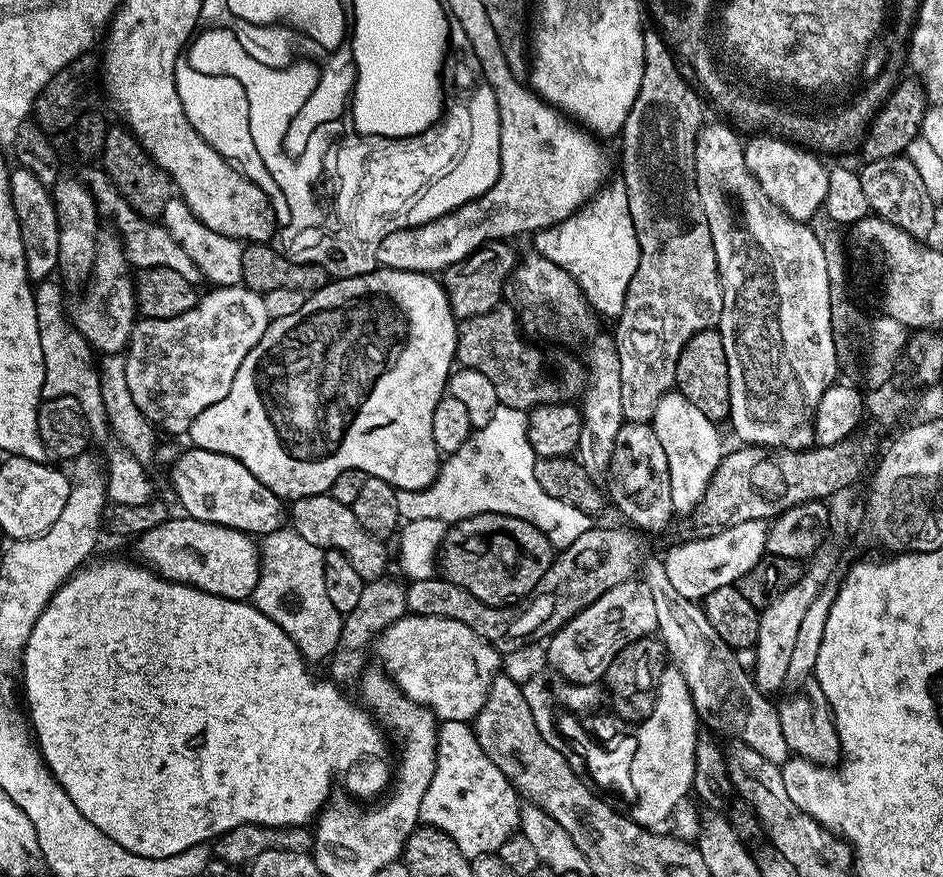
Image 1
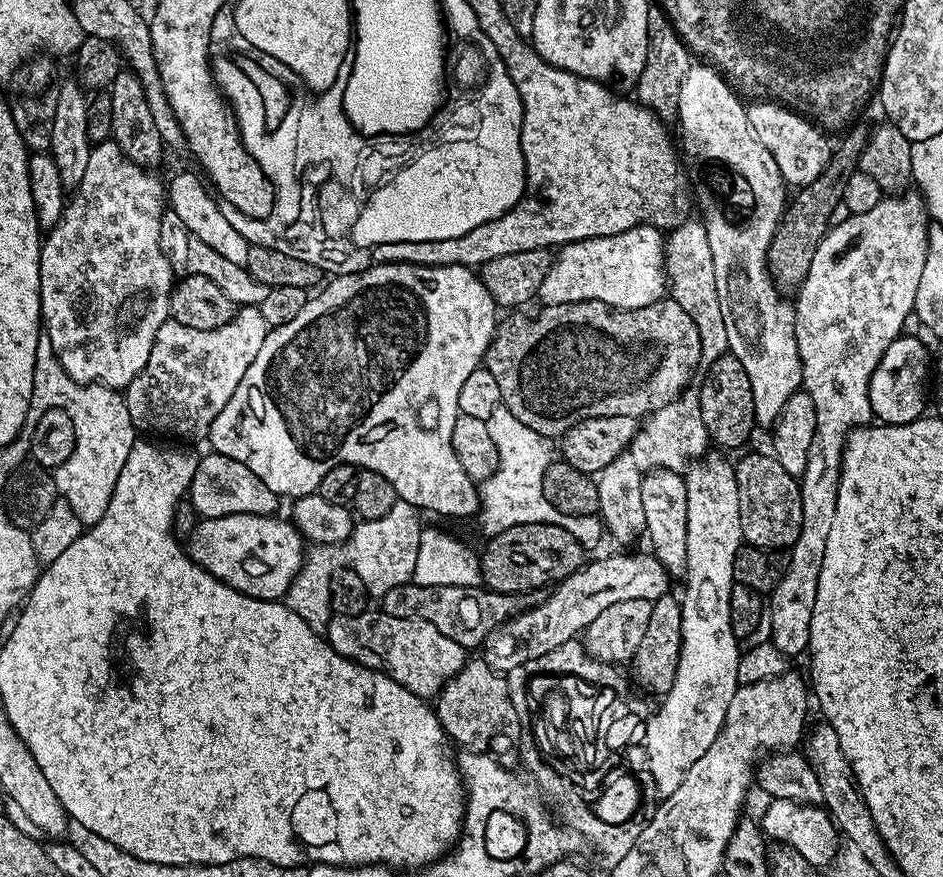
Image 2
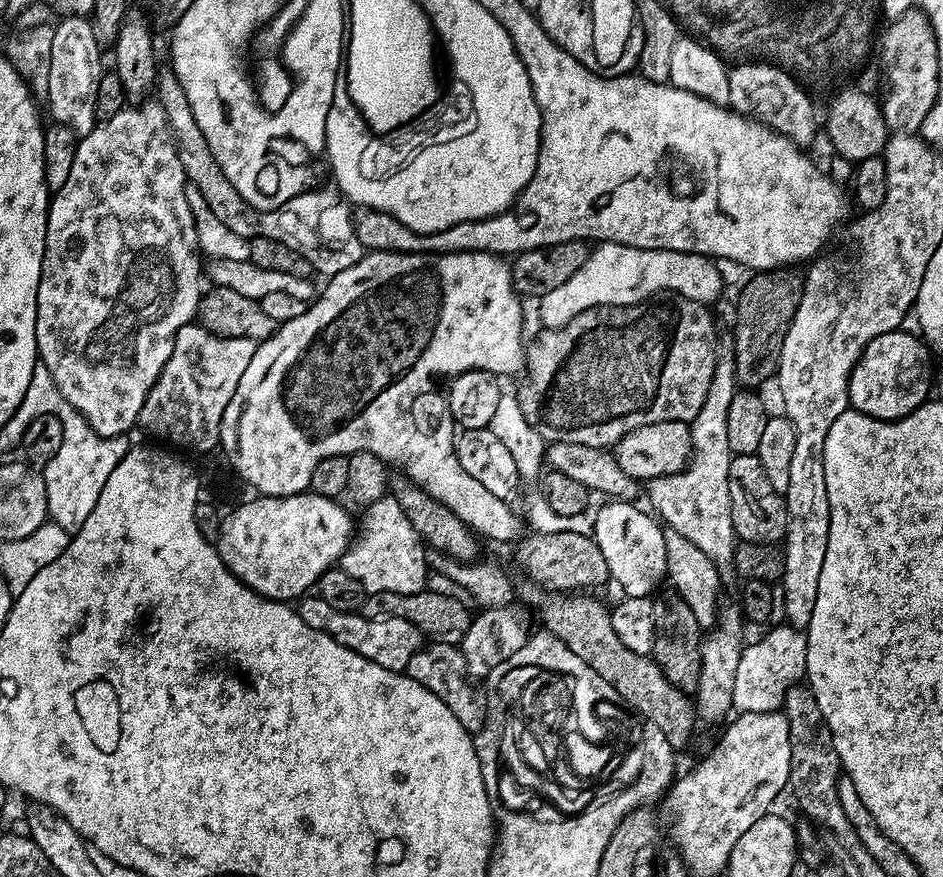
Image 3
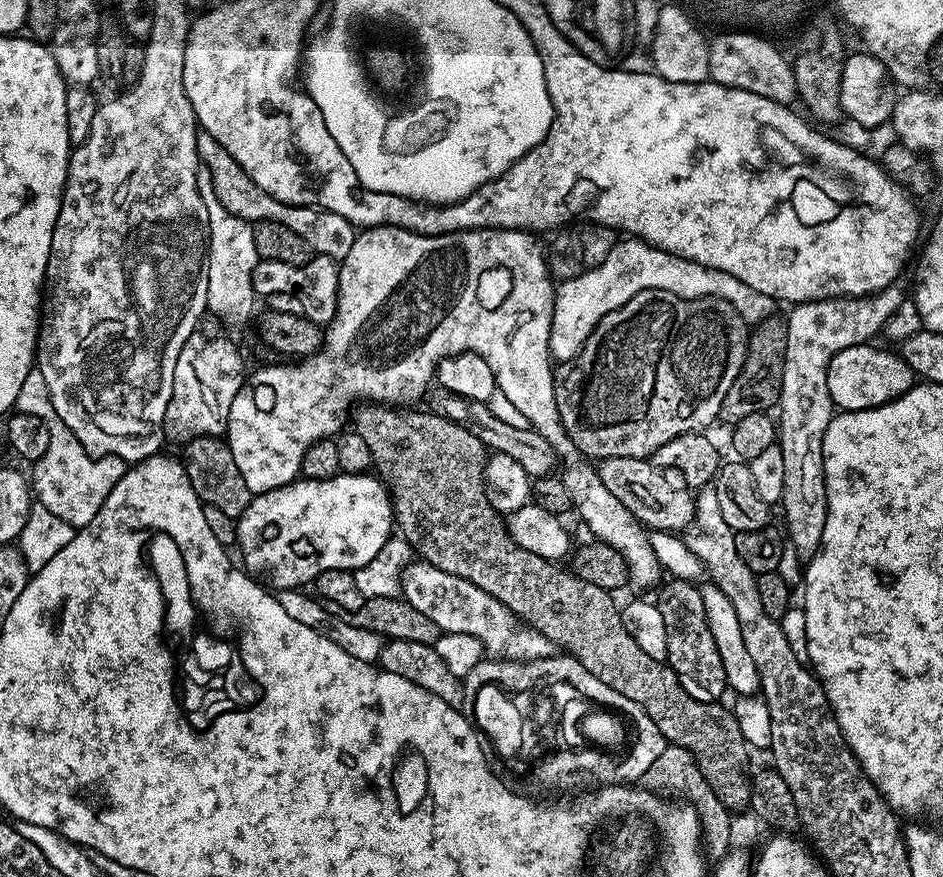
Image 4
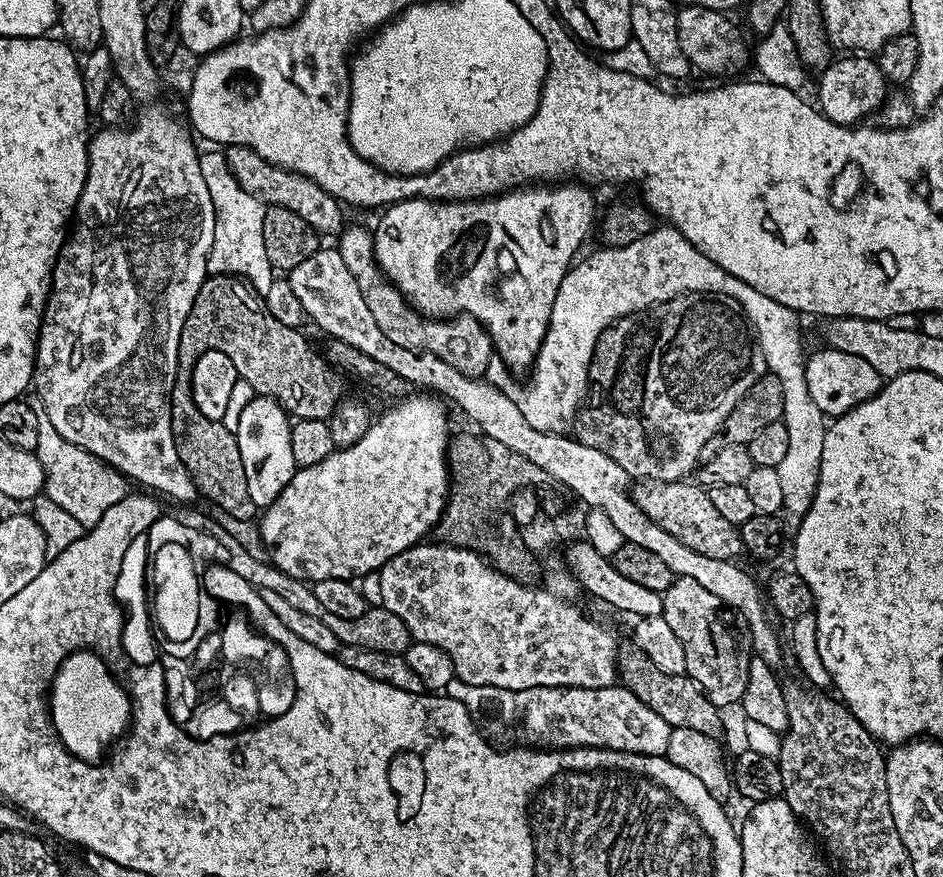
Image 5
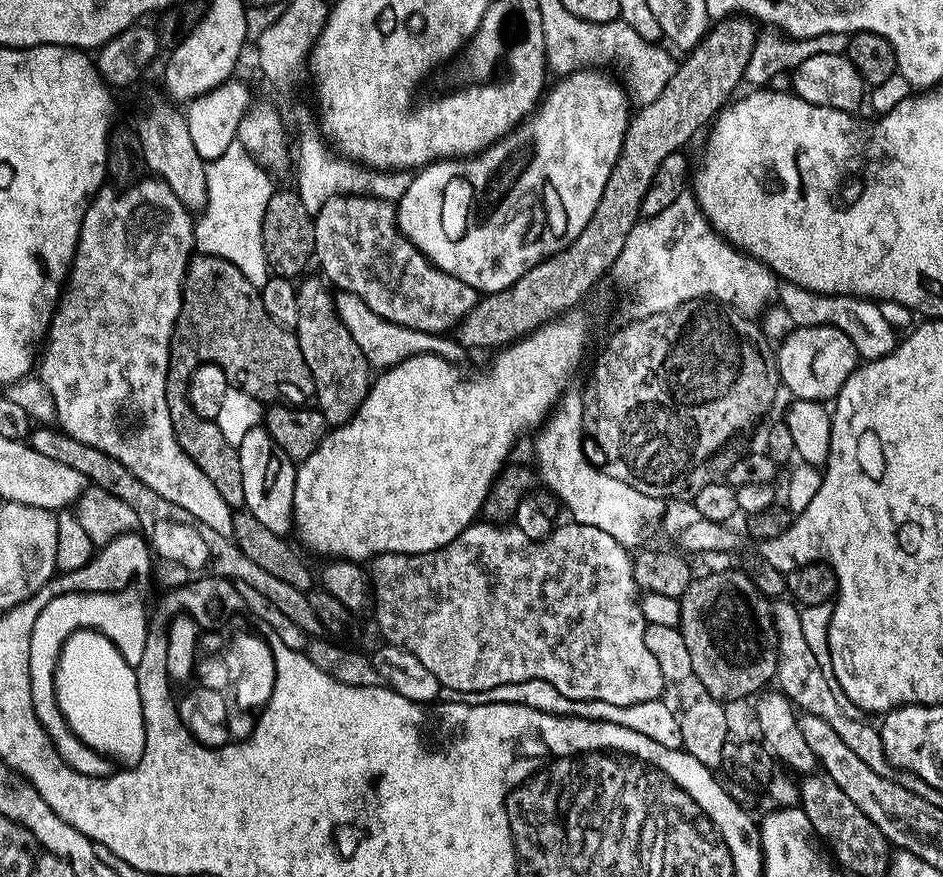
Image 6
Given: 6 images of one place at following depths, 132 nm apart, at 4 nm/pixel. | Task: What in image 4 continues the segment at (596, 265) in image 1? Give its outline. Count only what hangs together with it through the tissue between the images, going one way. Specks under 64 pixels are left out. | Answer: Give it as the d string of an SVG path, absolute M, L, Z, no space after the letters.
M624 238L616 243L614 250L610 250L606 262L578 274L578 278L563 281L555 289L556 301L552 307L552 329L548 343L553 361L575 360L598 321L606 318L606 314L618 310L618 306L630 302L634 294L642 294L642 290L666 290L687 300L713 296L730 302L730 306L734 306L734 310L738 310L742 318L752 326L769 319L775 313L772 311L778 308L777 301L772 297L758 294L758 290L750 290L746 282L738 282L738 278L722 274L722 270L714 270L681 256L666 254L639 238Z

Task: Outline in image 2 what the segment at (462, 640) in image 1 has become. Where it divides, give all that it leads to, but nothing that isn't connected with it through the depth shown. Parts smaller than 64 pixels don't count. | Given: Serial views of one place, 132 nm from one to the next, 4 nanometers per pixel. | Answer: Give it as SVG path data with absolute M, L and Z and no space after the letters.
M369 610L357 616L333 615L326 631L326 639L335 652L342 654L348 660L353 660L355 664L361 664L364 668L384 672L406 690L425 698L435 697L443 688L444 683L450 677L458 675L466 663L464 647L458 642L454 642L454 638L446 638L446 634L442 634L442 630L430 626L430 622L385 616L380 610Z

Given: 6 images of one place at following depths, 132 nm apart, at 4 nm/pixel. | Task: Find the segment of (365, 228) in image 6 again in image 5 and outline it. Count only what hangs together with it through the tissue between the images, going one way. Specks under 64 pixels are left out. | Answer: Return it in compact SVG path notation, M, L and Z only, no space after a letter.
M360 224L350 225L340 236L338 251L350 274L354 274L354 282L358 282L358 290L362 290L362 298L366 298L366 306L370 306L370 314L374 314L374 322L378 322L382 334L392 340L411 342L417 349L425 352L433 352L435 356L442 358L442 362L450 362L454 370L462 370L462 374L467 376L480 378L485 375L494 349L490 334L480 321L463 314L451 318L415 318L416 320L406 321L400 328L400 319L410 312L410 308L404 295L380 271L380 265L372 254L372 232Z

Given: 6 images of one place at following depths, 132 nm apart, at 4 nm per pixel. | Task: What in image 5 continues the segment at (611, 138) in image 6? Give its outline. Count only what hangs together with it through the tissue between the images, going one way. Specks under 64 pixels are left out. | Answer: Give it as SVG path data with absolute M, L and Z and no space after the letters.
M560 182L555 186L528 186L523 190L509 190L500 193L499 196L485 196L475 200L463 202L437 202L434 200L403 200L397 204L389 204L379 213L380 221L372 232L372 254L376 263L380 265L380 271L388 277L388 281L394 284L399 292L404 295L405 301L413 309L416 308L424 318L451 318L461 314L472 316L487 328L495 355L504 360L509 369L531 369L536 362L536 355L544 341L544 335L550 322L550 314L554 306L554 300L560 289L562 278L572 267L577 259L576 251L580 243L588 236L588 231L593 231L594 216L592 220L592 196L580 182Z

